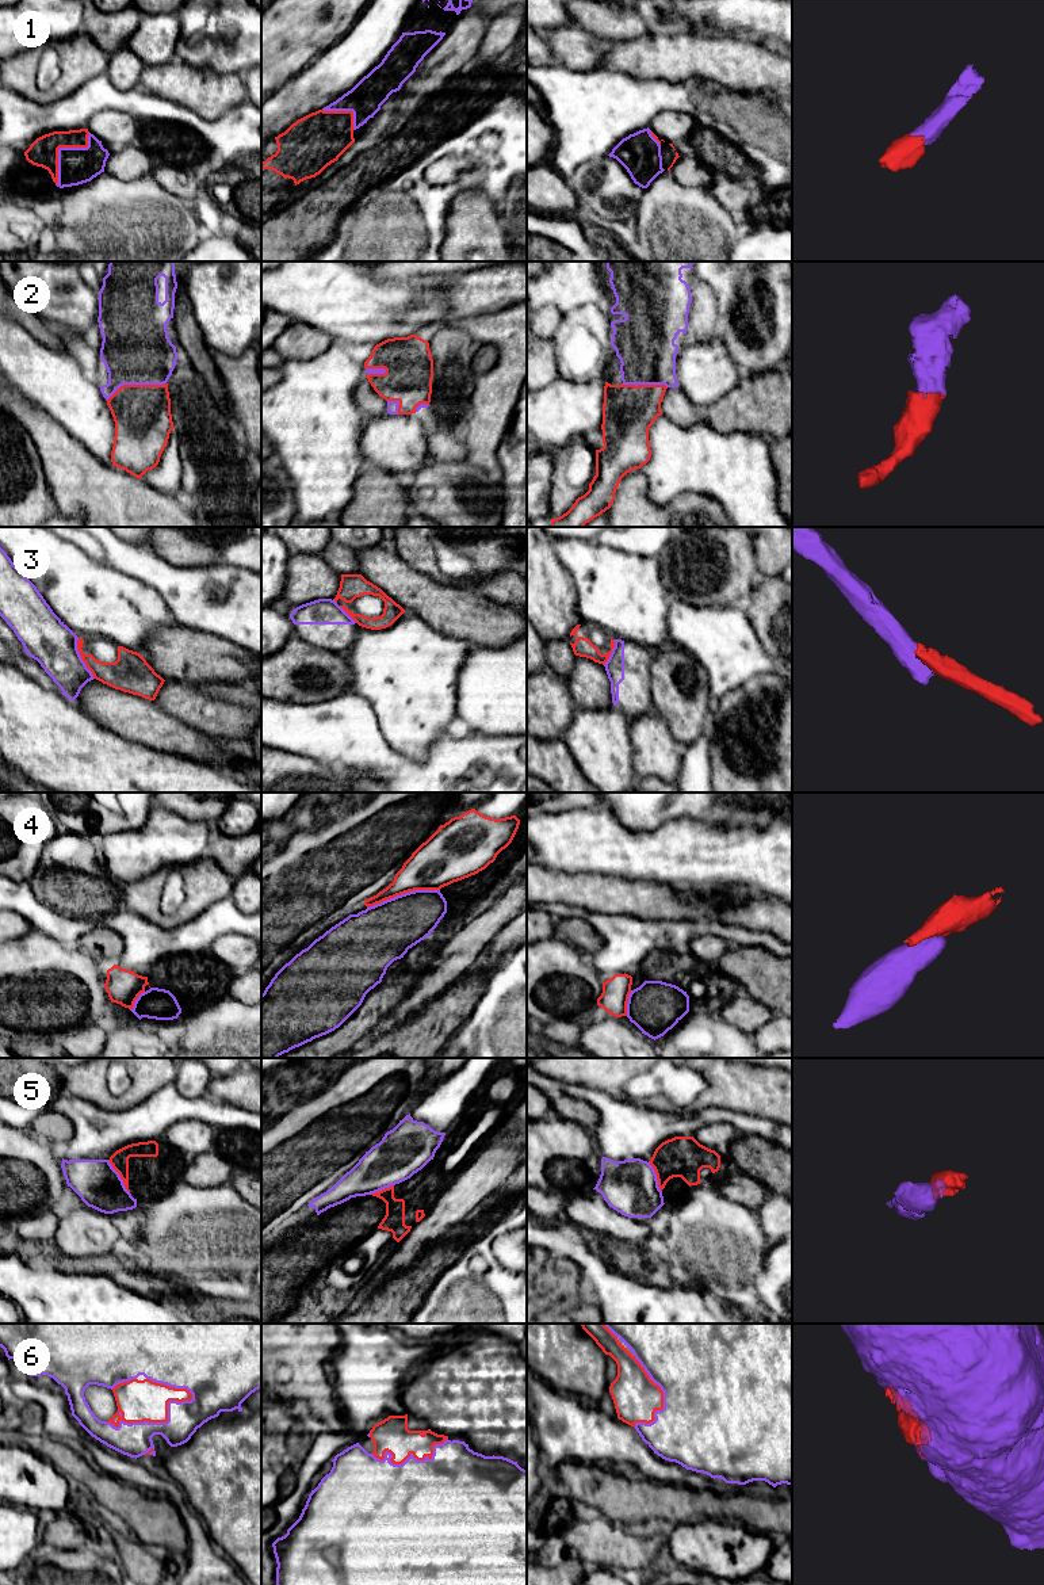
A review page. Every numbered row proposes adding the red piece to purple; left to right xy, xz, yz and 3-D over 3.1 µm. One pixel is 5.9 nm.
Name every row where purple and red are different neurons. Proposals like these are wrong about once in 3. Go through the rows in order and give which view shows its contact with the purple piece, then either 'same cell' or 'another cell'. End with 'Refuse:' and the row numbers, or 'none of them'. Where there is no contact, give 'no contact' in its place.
1: meets purple in xy; same cell
2: meets purple in xy; same cell
3: meets purple in xy; another cell
4: meets purple in xz; another cell
5: meets purple in xy; another cell
6: meets purple in xy; same cell
Refuse: 3, 4, 5

